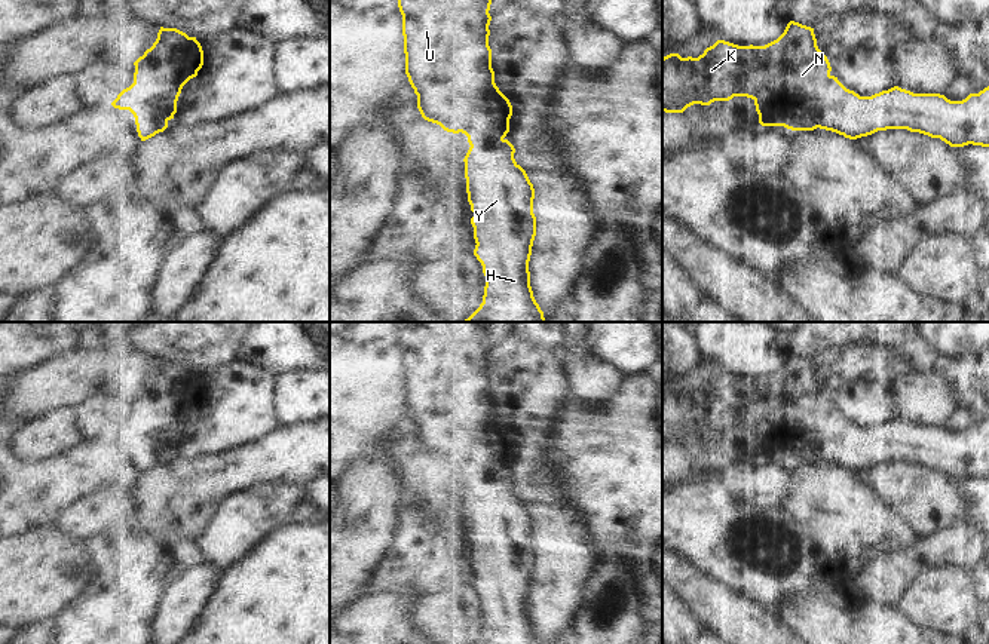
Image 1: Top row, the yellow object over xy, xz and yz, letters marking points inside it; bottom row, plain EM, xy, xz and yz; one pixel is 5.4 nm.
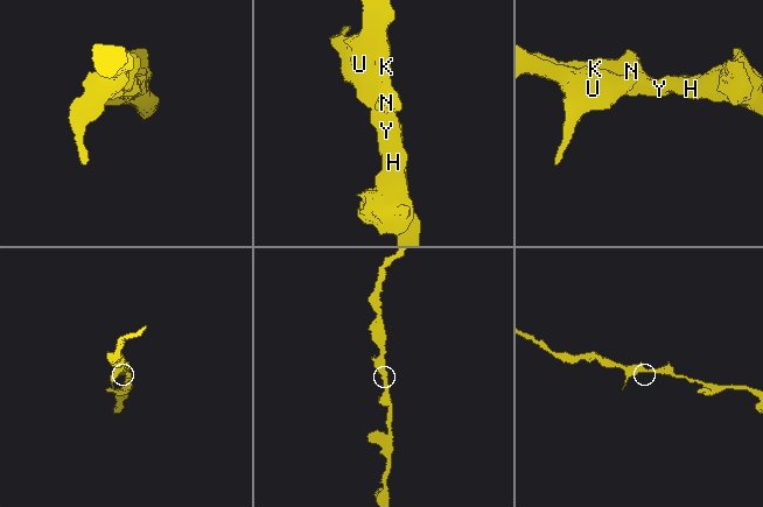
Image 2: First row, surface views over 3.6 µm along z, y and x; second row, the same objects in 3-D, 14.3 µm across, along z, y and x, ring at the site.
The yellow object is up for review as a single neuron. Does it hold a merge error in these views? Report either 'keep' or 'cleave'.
keep

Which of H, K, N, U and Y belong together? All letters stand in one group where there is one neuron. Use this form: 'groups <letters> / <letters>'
groups H K N U Y

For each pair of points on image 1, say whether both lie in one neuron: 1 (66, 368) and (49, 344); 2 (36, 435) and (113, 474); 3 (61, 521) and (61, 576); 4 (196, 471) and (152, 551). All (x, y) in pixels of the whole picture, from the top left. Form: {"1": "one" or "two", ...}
{"1": "two", "2": "two", "3": "two", "4": "two"}

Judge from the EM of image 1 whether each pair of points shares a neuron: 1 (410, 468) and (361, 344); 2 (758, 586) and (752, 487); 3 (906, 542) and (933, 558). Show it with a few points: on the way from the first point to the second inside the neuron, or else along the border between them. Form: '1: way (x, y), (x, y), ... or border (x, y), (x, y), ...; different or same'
1: way (404, 436), (361, 390), (361, 376); same
2: border (723, 482), (741, 499), (781, 508); different
3: border (918, 542), (912, 551); different

